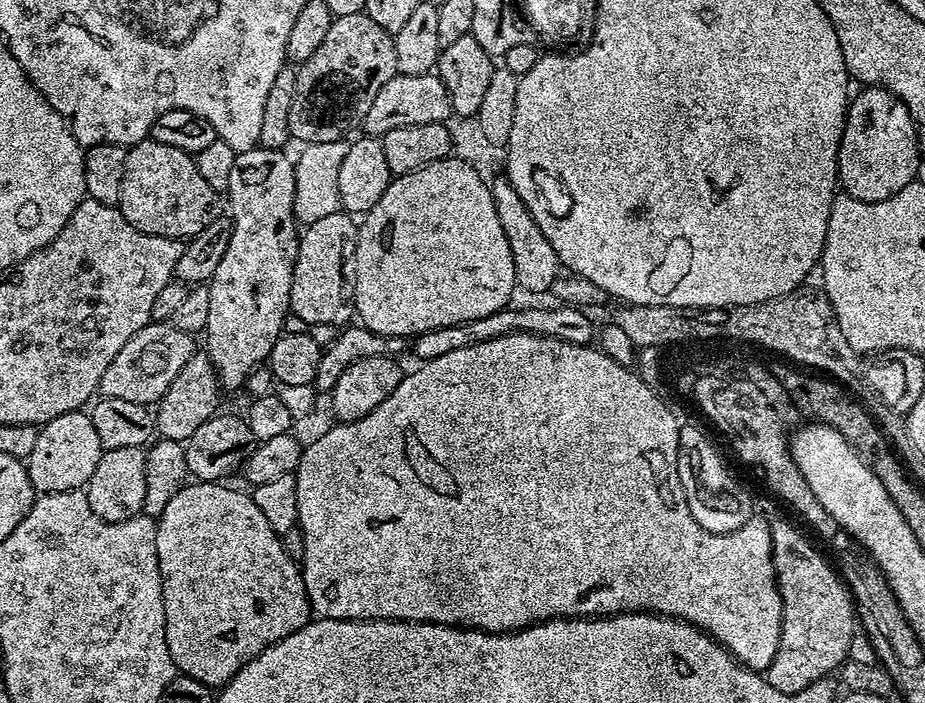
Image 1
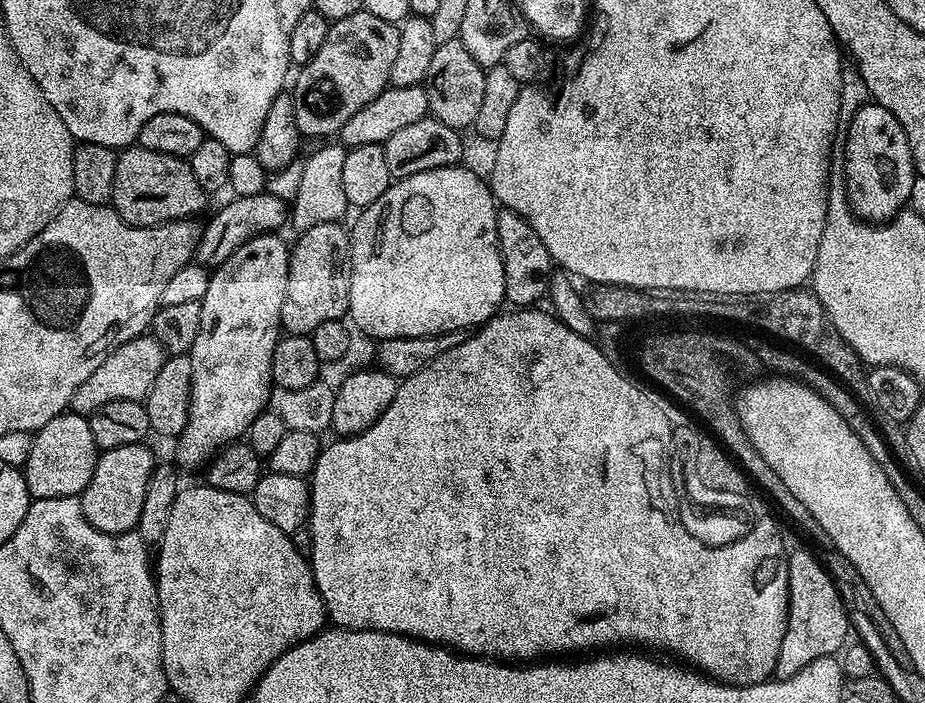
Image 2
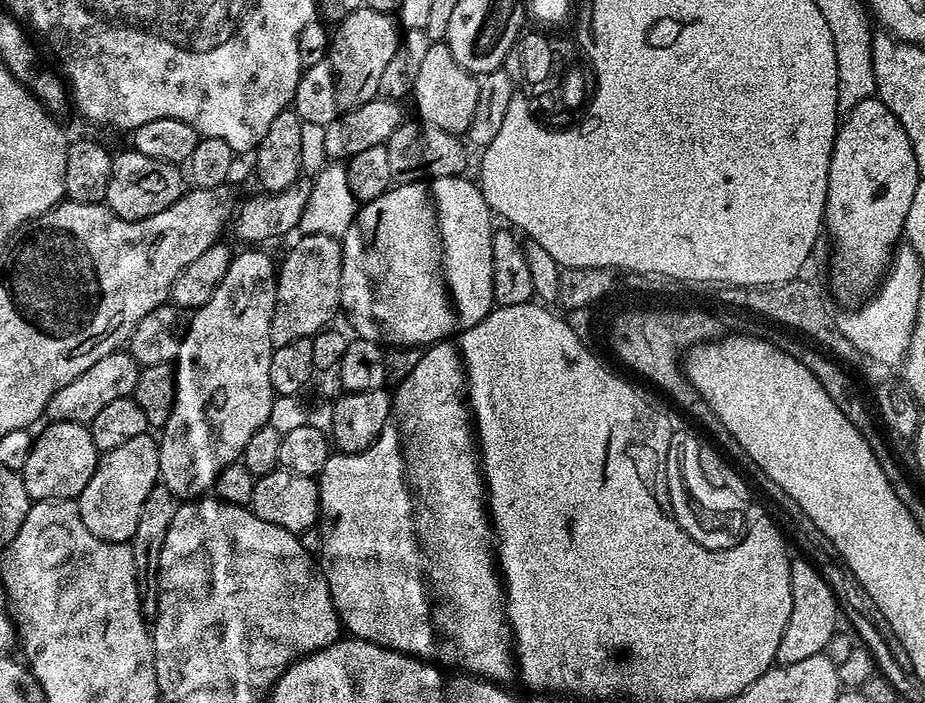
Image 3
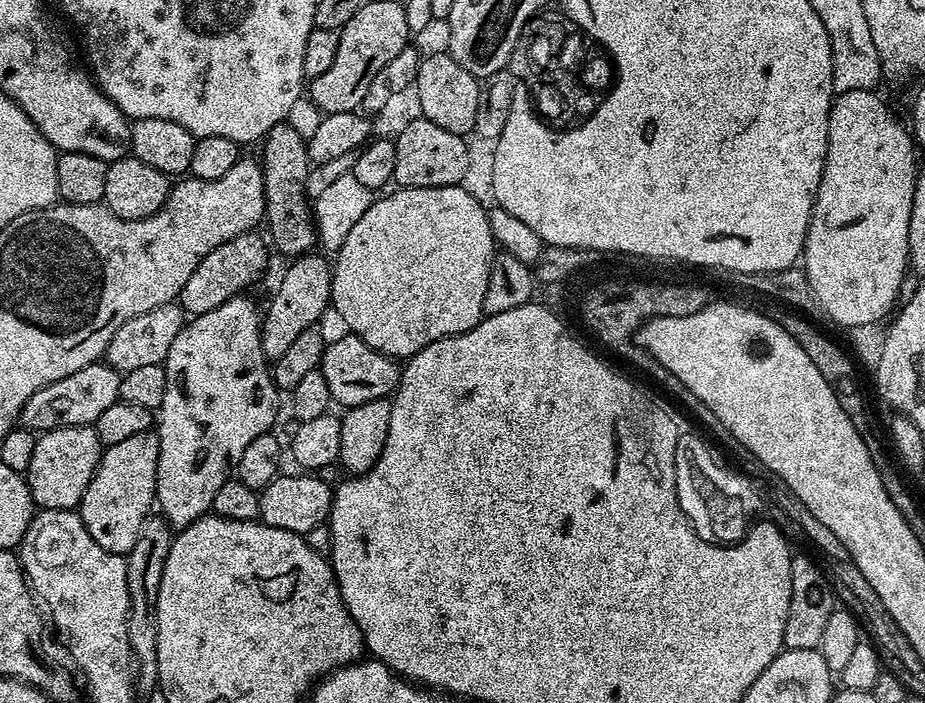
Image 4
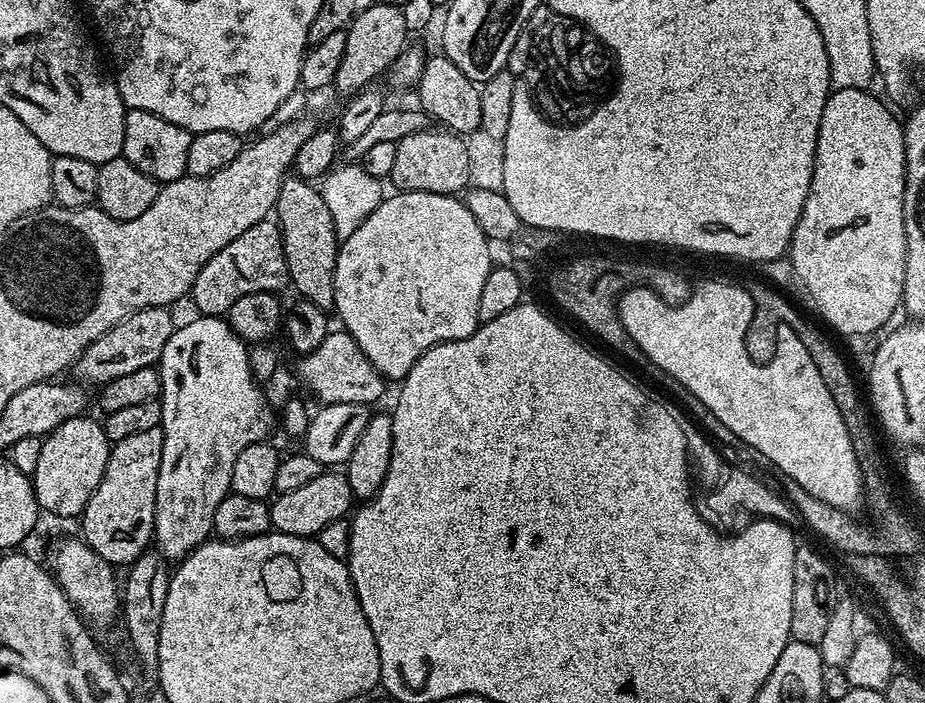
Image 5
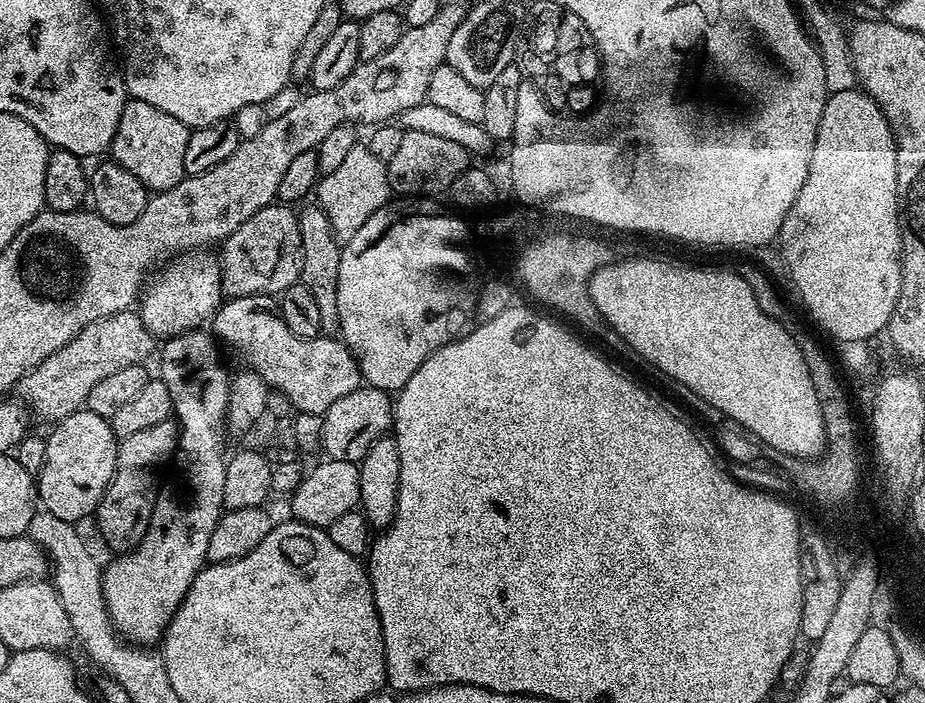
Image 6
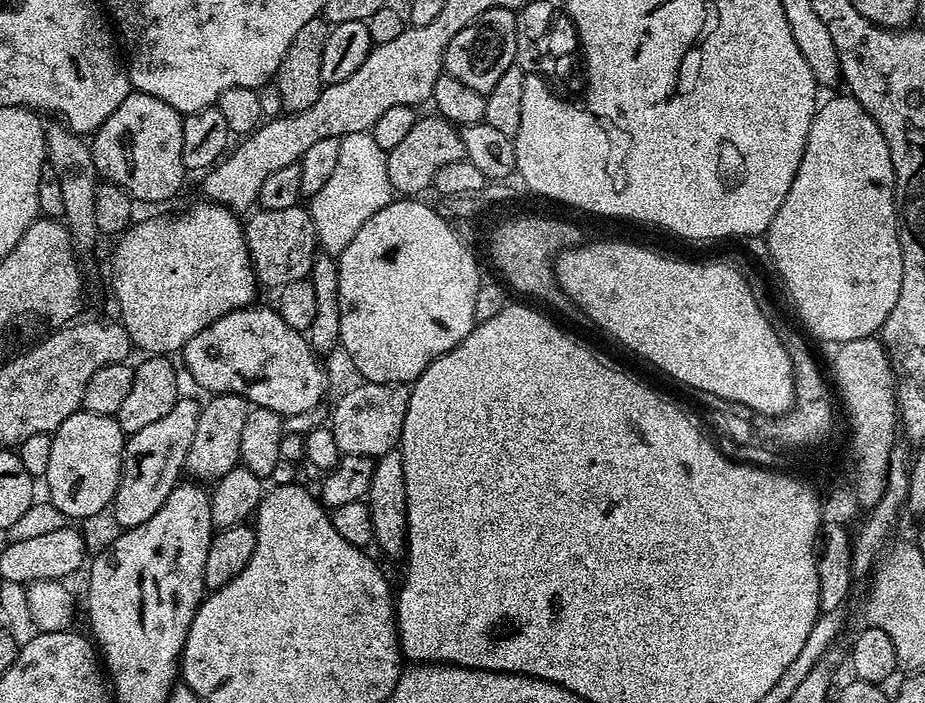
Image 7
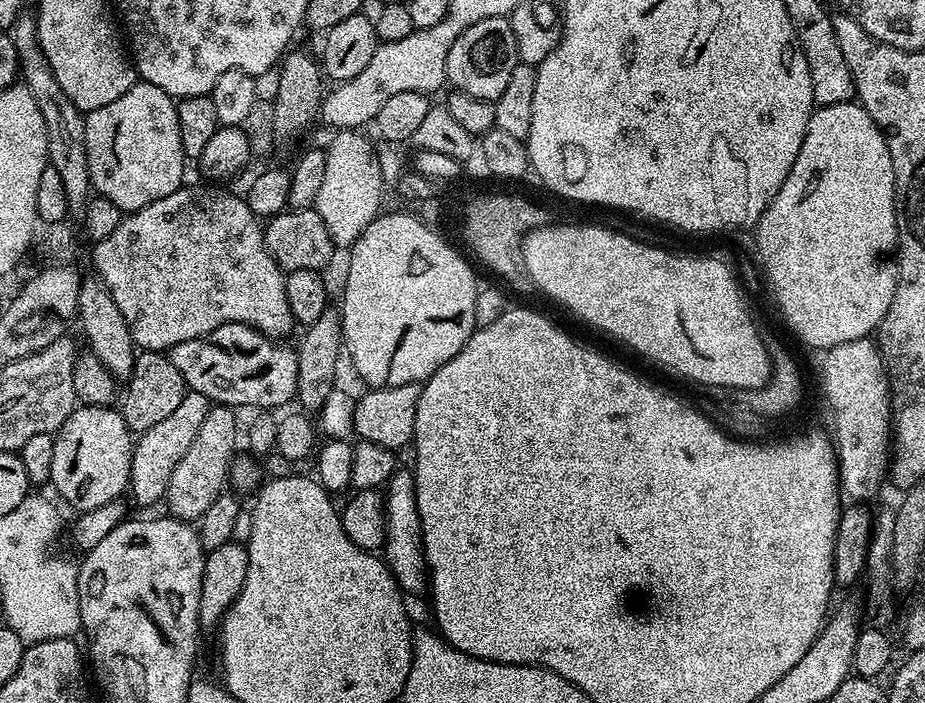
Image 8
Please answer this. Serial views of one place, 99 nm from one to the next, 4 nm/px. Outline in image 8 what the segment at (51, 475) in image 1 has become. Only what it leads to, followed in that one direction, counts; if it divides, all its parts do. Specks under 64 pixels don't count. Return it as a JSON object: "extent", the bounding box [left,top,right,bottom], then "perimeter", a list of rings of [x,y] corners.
{"extent":[51,406,133,510],"perimeter":[[[98,406],[73,410],[54,439],[51,487],[56,487],[61,498],[68,500],[75,510],[106,506],[108,500],[117,499],[120,491],[125,491],[133,443],[133,437],[126,434],[119,411],[102,410]]]}

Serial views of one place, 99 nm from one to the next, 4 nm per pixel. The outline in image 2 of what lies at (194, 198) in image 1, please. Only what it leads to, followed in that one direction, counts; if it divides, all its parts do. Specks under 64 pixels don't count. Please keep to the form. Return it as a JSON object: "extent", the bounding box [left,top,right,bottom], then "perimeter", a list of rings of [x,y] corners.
{"extent":[110,146,209,228],"perimeter":[[[129,146],[116,157],[114,194],[110,204],[121,220],[135,228],[152,228],[172,220],[199,217],[208,200],[209,193],[198,186],[198,178],[194,178],[194,170],[187,159],[139,146]]]}

